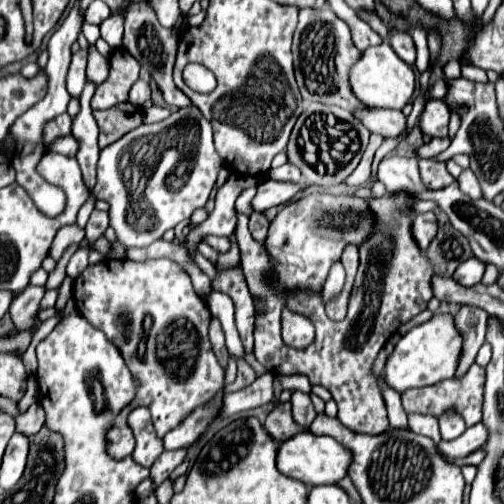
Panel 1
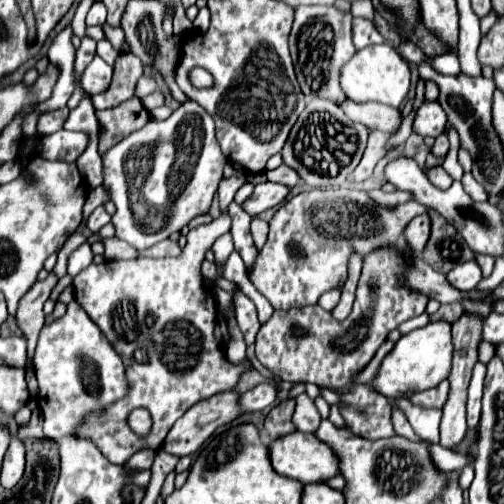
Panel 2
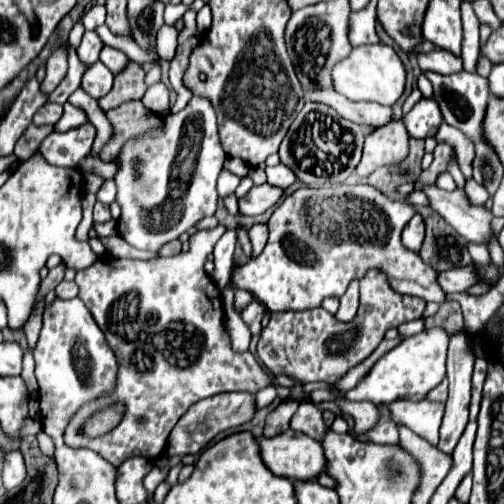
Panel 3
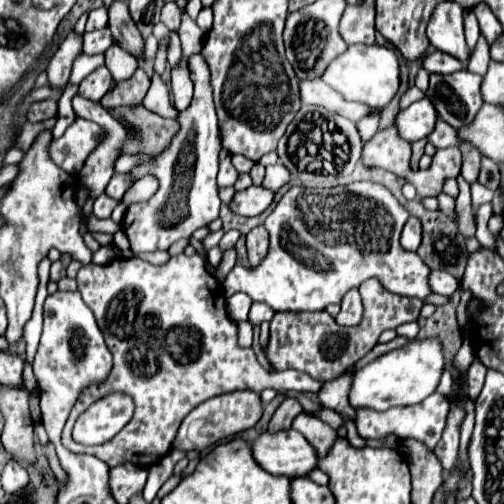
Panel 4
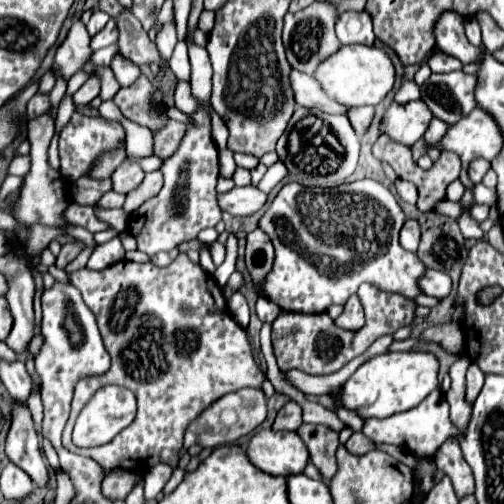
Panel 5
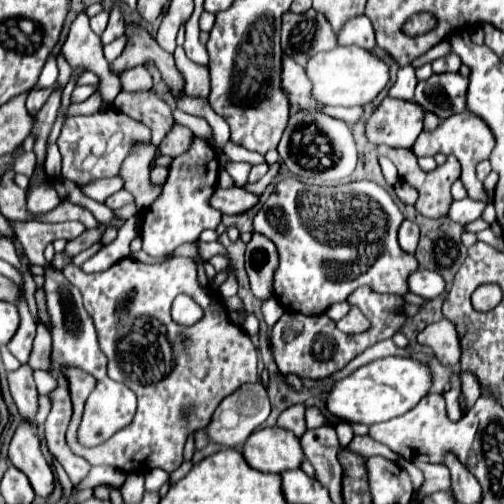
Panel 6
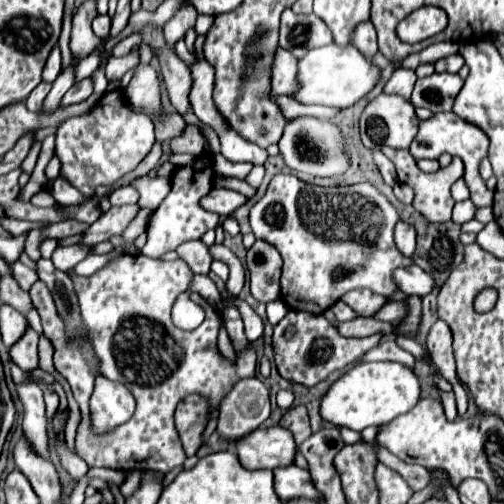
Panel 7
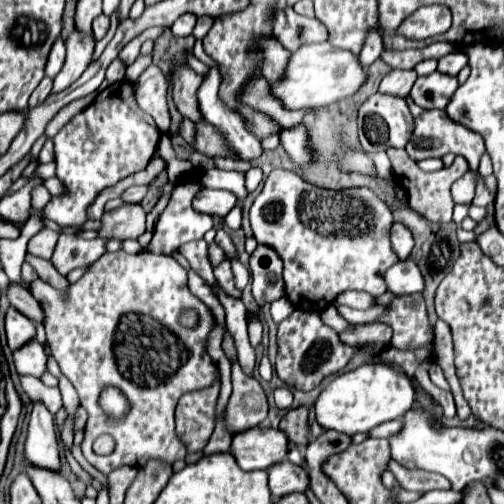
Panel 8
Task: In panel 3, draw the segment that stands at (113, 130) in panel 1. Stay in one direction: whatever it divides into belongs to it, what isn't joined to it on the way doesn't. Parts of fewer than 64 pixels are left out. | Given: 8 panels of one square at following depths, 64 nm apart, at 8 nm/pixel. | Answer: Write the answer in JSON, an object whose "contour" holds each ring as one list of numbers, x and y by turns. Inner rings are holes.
{"contour":[[128,100,120,104,118,108,108,110,106,118,110,120,114,132,112,132,112,138,106,142,106,146,100,152,100,158,104,162,110,162,112,158,116,158,116,154,120,152,126,140,162,124,162,118,150,112,148,108,144,108,140,100]]}

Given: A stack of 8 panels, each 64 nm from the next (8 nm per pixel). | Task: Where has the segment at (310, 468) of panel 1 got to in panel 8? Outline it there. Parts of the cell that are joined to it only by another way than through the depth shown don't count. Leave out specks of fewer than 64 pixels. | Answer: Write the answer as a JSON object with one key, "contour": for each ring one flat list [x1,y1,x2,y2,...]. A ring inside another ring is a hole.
{"contour":[[250,428,232,438,232,454,242,470,268,470,288,456,288,436,278,428]]}

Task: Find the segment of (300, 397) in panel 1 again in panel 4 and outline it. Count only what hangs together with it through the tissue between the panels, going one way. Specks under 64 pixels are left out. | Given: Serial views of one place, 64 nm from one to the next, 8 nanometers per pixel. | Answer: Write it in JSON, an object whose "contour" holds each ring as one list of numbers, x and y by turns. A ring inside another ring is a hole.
{"contour":[[300,412,300,416,294,418,292,428,302,432,304,438,316,448,318,456,322,458,324,452,328,452,328,444,332,444,332,440,336,440,336,432,334,428,330,428,328,424,324,424,316,414,312,412]]}

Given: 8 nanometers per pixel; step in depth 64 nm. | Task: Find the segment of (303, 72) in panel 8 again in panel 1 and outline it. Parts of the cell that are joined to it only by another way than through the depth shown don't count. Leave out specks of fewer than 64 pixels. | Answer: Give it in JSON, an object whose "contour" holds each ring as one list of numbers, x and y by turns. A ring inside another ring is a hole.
{"contour":[[382,42,380,46,366,48,360,62,354,64,352,68,352,90,356,96,372,108,392,108,392,110,402,110,414,96,416,90,416,76,414,70,402,62,392,46,388,42]]}

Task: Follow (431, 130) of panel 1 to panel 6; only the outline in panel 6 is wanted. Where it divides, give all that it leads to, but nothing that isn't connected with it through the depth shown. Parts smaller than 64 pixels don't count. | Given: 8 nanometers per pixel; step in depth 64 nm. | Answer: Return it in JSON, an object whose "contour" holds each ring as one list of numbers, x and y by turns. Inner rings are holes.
{"contour":[[386,98,368,118,366,136,374,146,388,144,412,148,424,130,424,114,426,110,416,102]]}

